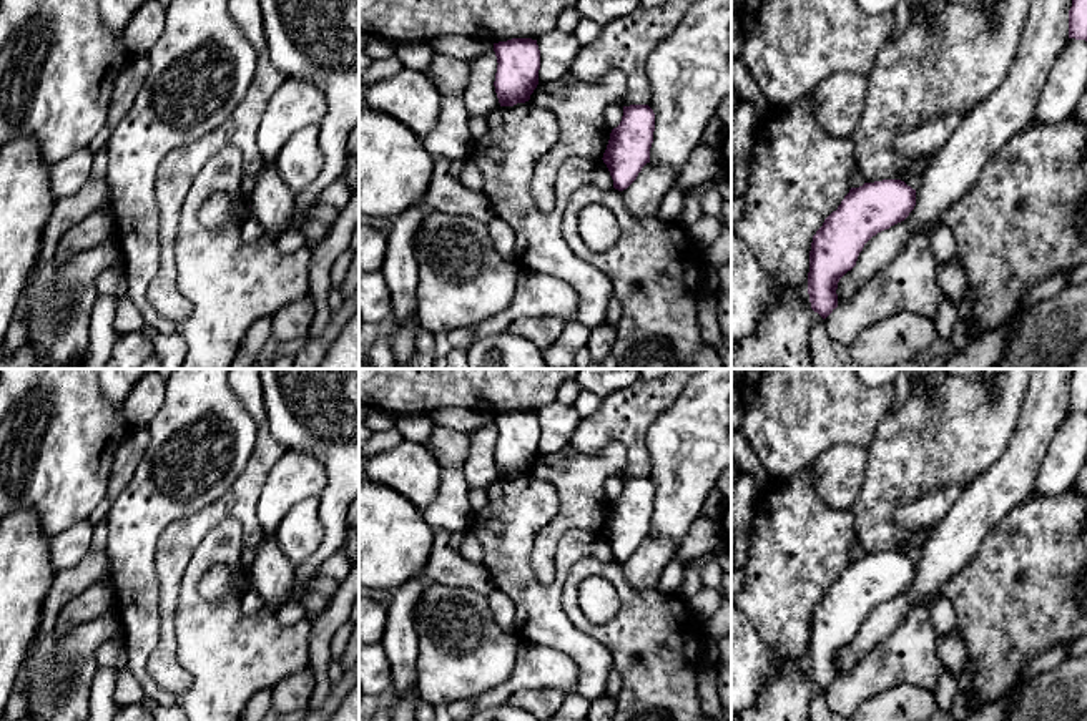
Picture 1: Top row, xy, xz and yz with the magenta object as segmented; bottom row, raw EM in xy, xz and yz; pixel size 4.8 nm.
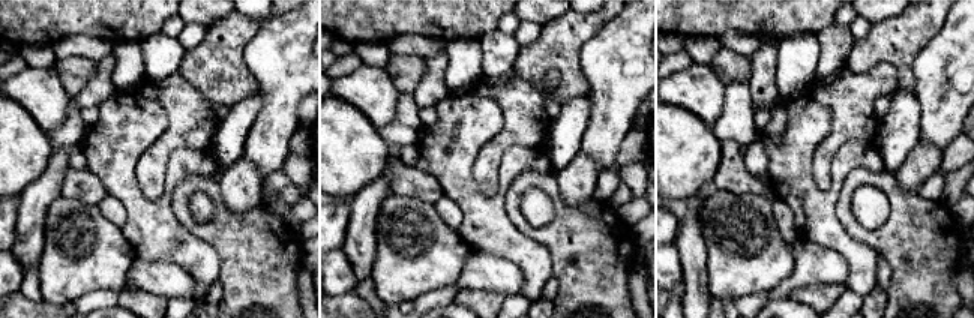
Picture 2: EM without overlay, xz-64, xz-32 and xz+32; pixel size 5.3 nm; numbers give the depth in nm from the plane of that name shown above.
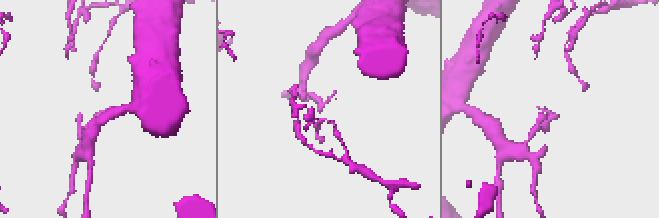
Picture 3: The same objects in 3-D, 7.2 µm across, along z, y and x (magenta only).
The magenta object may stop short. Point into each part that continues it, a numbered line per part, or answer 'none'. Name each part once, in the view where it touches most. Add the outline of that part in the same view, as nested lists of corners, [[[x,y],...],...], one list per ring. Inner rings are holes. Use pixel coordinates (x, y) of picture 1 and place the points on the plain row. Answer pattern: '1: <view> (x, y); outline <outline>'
none

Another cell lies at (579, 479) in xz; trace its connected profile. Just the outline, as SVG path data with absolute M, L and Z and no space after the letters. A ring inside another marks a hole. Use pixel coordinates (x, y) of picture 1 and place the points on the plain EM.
M618 442L595 455L567 447L537 457L529 473L550 483L558 495L558 512L535 537L530 553L532 570L540 583L550 585L555 580L555 552L567 532L603 530L612 505L603 493L603 483L610 475L622 473L625 465L627 449Z

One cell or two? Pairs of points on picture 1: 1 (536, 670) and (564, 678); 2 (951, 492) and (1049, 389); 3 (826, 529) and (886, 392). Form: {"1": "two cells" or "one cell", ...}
{"1": "one cell", "2": "two cells", "3": "two cells"}

